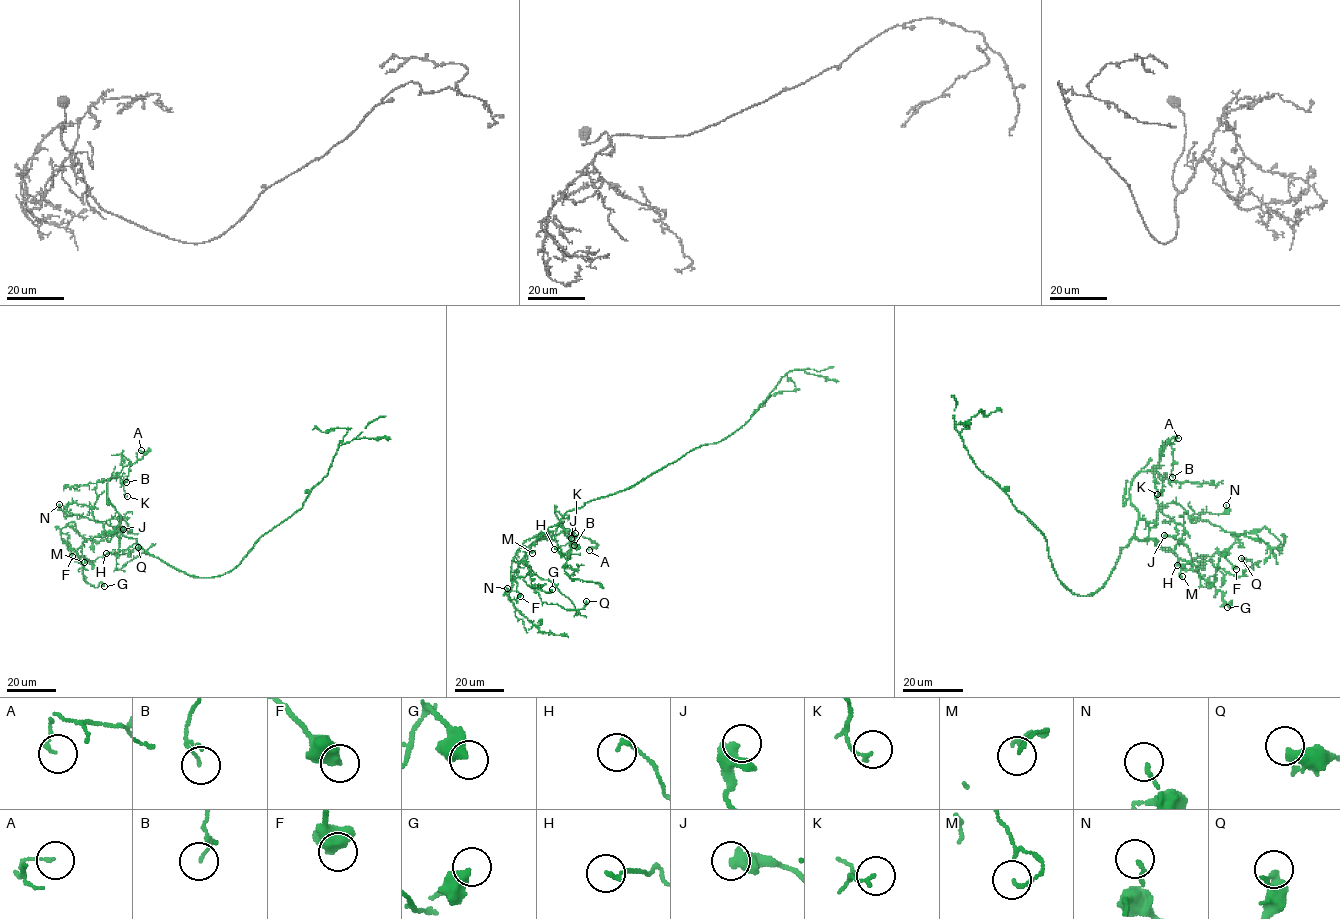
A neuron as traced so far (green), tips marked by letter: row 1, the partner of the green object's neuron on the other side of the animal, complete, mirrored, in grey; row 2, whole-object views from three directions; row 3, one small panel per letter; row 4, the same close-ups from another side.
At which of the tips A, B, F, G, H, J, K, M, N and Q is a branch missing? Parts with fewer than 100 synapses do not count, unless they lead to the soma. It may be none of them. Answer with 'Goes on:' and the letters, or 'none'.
Goes on: none

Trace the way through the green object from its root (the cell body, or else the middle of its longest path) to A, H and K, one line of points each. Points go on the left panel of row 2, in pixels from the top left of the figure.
A: (193, 576), (149, 555), (135, 539), (118, 529), (121, 517), (107, 496), (108, 480), (150, 450), (141, 450)
H: (193, 576), (149, 555), (135, 539), (119, 531), (110, 531), (107, 540), (117, 535), (119, 550), (106, 553)
K: (193, 576), (149, 555), (135, 539), (118, 529), (121, 517), (107, 496), (108, 480), (119, 476), (127, 496)

